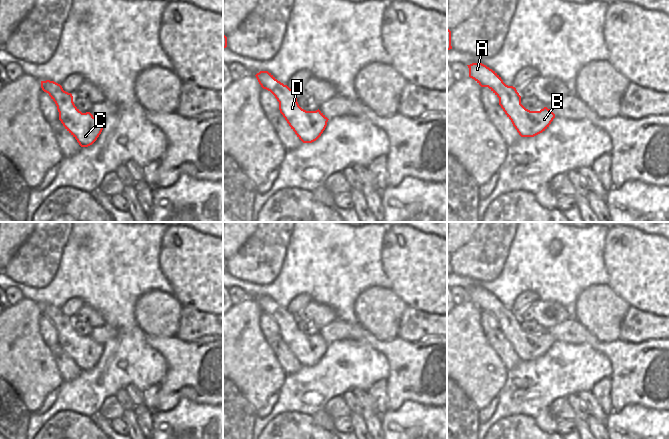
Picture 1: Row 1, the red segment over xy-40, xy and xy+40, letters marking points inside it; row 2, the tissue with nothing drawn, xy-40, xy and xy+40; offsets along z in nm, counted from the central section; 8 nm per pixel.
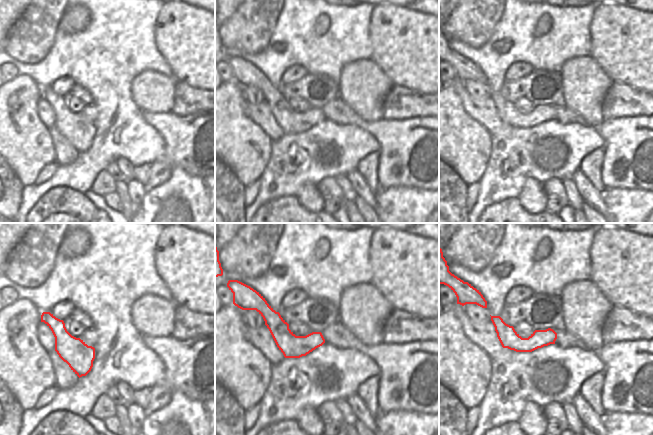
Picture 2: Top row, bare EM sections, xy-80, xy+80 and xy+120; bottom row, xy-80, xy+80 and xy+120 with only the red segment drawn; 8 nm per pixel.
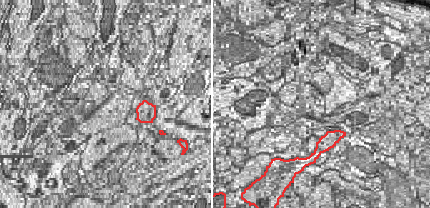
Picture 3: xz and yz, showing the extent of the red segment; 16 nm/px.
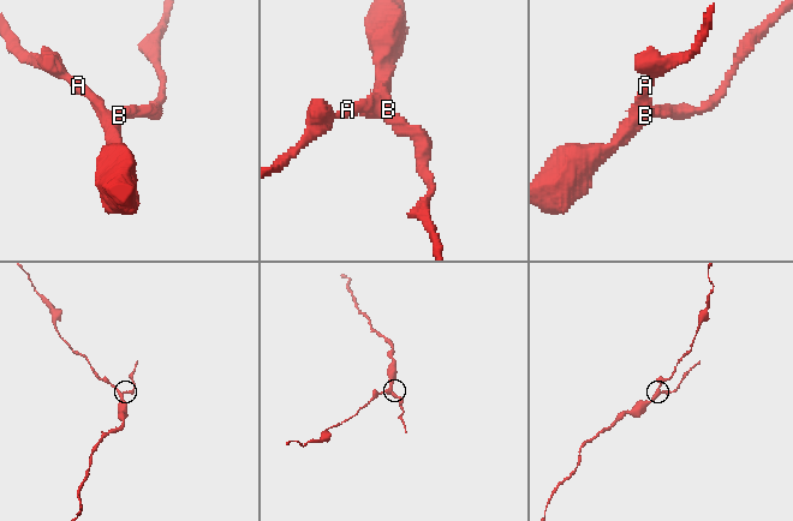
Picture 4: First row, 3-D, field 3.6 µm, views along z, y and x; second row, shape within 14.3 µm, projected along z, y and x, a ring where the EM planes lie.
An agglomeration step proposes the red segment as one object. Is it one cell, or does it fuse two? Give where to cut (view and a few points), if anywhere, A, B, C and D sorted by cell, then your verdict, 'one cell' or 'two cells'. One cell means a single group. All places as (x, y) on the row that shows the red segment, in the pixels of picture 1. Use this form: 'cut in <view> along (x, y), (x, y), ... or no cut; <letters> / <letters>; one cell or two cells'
no cut; A B C D; one cell

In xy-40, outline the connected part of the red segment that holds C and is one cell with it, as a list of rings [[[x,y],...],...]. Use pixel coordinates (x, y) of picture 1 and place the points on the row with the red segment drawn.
[[[41,81],[41,88],[55,102],[59,120],[81,147],[92,145],[103,130],[103,121],[90,112],[82,113],[74,104],[73,96],[54,81]]]

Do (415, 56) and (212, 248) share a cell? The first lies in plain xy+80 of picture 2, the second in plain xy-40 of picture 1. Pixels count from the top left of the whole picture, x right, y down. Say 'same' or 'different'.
same

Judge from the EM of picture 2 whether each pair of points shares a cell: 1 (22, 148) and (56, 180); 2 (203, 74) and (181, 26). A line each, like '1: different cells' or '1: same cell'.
1: different cells
2: same cell

